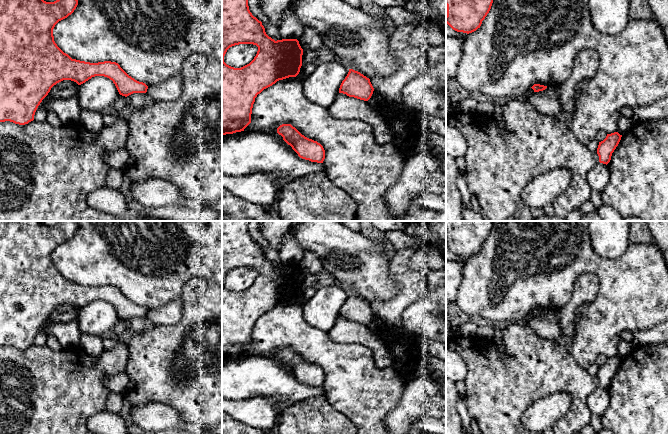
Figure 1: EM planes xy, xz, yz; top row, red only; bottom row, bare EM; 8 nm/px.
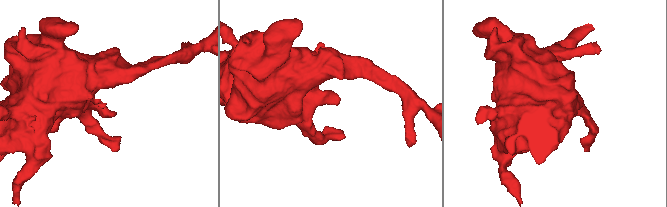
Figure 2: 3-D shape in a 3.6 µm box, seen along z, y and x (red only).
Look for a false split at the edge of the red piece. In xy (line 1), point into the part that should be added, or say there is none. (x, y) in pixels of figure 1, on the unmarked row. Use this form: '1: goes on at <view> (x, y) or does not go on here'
1: does not go on here

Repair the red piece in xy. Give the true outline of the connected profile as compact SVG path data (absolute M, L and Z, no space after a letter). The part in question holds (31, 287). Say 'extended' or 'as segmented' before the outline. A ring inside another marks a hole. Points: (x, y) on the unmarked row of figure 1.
as segmented; M0 221L0 346L10 345L25 349L33 345L42 324L54 309L63 304L71 304L81 309L92 301L104 300L113 305L122 320L147 316L148 310L129 300L118 287L90 287L72 283L57 270L53 253L59 245L71 239L77 229L76 221L60 221L54 226L46 226L41 221Z

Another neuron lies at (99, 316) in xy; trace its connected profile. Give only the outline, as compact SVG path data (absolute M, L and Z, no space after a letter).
M95 300L79 309L78 323L81 335L101 336L108 330L112 330L120 318L113 307L107 301Z

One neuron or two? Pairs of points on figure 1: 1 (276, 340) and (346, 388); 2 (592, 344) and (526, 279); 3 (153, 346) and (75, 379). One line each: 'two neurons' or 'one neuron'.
1: one neuron
2: one neuron
3: two neurons

